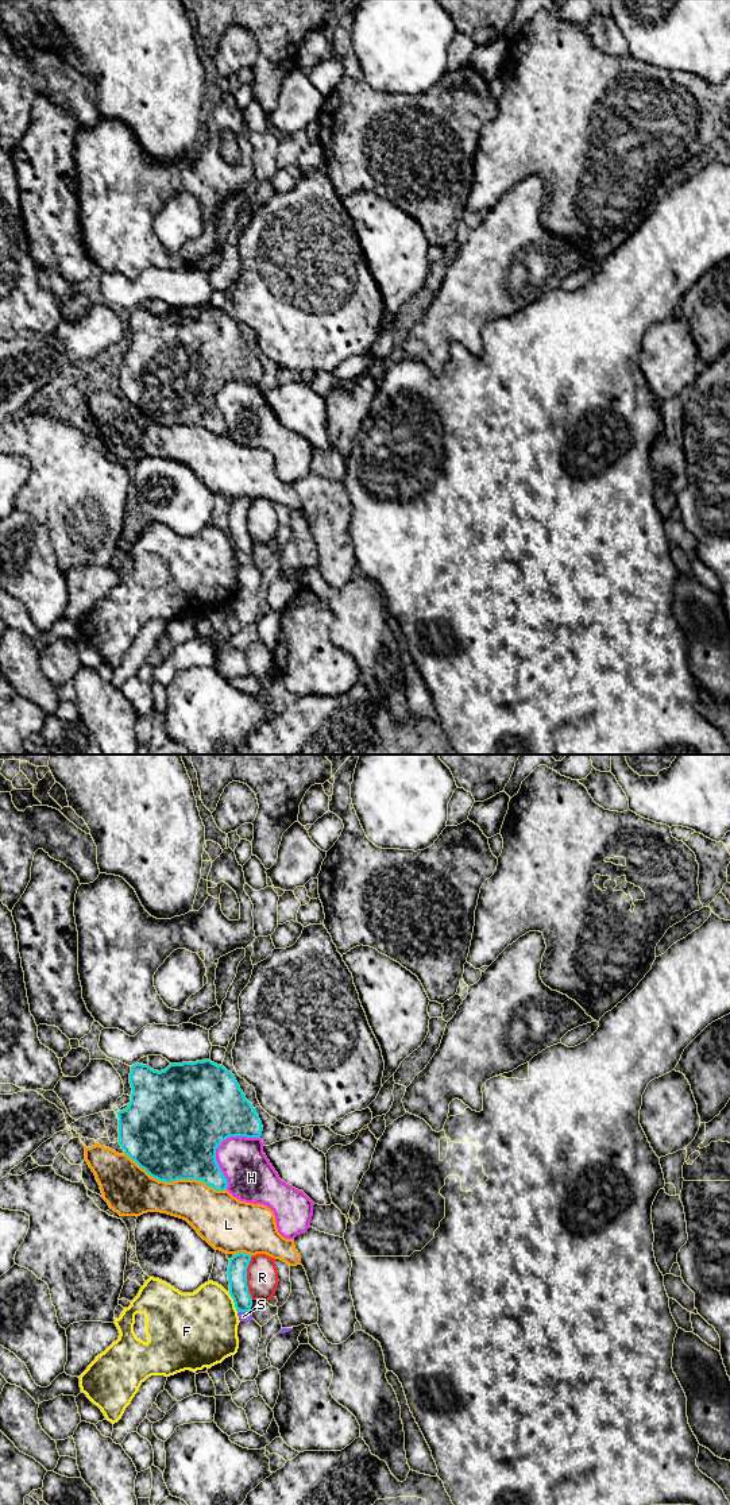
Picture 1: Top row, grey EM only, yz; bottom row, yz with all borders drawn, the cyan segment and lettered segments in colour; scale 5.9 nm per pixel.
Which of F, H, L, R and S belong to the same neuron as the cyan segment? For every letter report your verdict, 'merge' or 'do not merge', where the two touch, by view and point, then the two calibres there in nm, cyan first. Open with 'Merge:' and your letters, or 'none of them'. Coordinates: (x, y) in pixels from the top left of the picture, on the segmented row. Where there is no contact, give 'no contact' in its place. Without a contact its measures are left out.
Merge: S
F: do not merge; meets cyan in yz at (234, 1301); 110 nm thick on the cyan side, 440 nm on the other
H: do not merge; meets cyan in yz at (219, 1145); 500 nm thick on the cyan side, 280 nm on the other
L: do not merge; meets cyan in yz at (176, 1180); 500 nm thick on the cyan side, 260 nm on the other
R: do not merge; meets cyan in yz at (246, 1277); 110 nm thick on the cyan side, 190 nm on the other
S: merge; meets cyan in yz at (244, 1311); 110 nm thick on the cyan side, 60 nm on the other

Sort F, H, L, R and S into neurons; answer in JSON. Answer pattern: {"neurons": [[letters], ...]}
{"neurons": [["F"], ["H"], ["L"], ["R"], ["S"]]}

